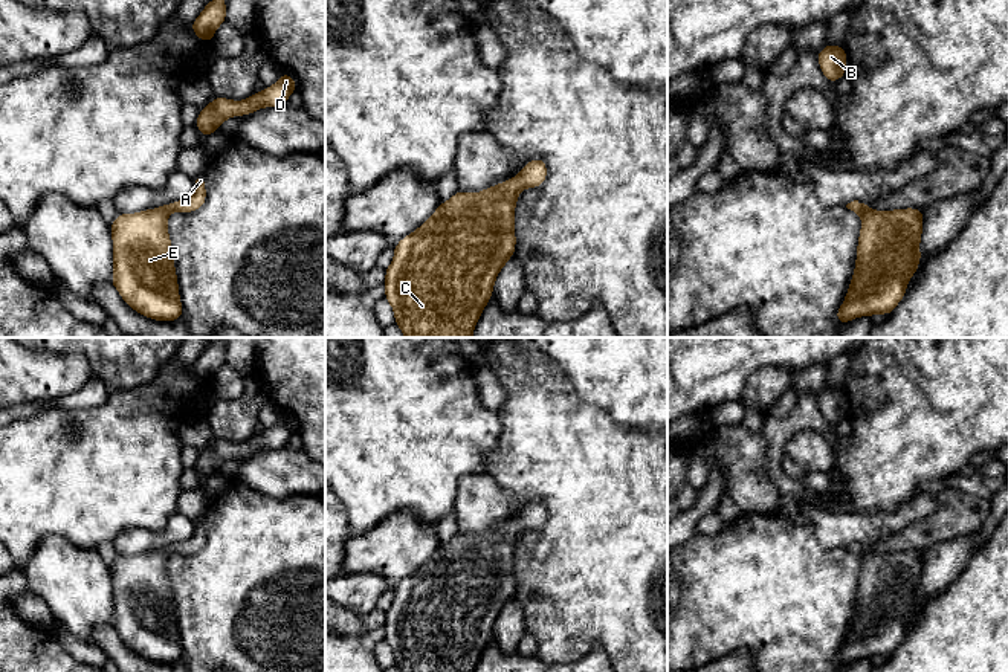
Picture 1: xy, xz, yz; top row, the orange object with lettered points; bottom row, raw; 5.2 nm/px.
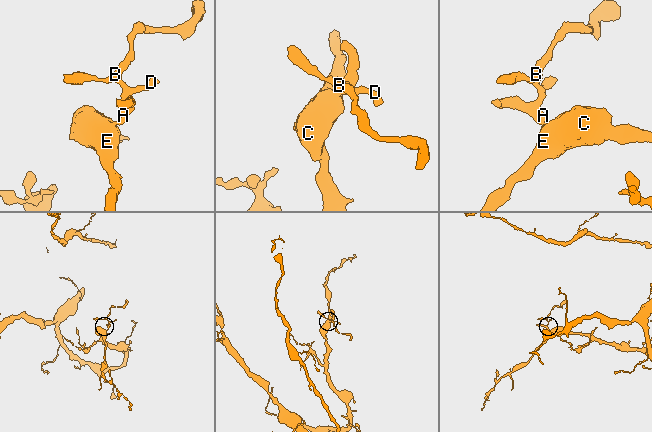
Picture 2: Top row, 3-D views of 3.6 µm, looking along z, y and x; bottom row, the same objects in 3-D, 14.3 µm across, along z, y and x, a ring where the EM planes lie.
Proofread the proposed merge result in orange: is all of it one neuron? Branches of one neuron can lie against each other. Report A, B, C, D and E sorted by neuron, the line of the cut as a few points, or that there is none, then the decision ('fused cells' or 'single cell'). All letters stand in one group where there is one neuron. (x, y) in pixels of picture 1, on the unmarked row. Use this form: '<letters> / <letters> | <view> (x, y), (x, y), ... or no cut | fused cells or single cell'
A B C D E | no cut | single cell

